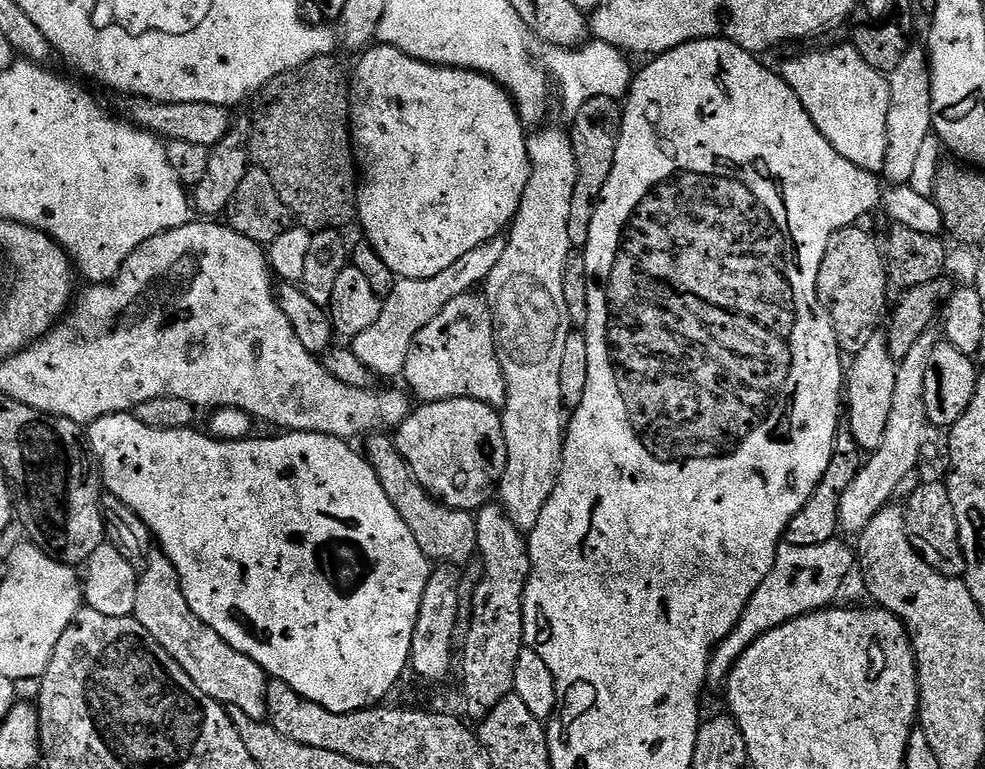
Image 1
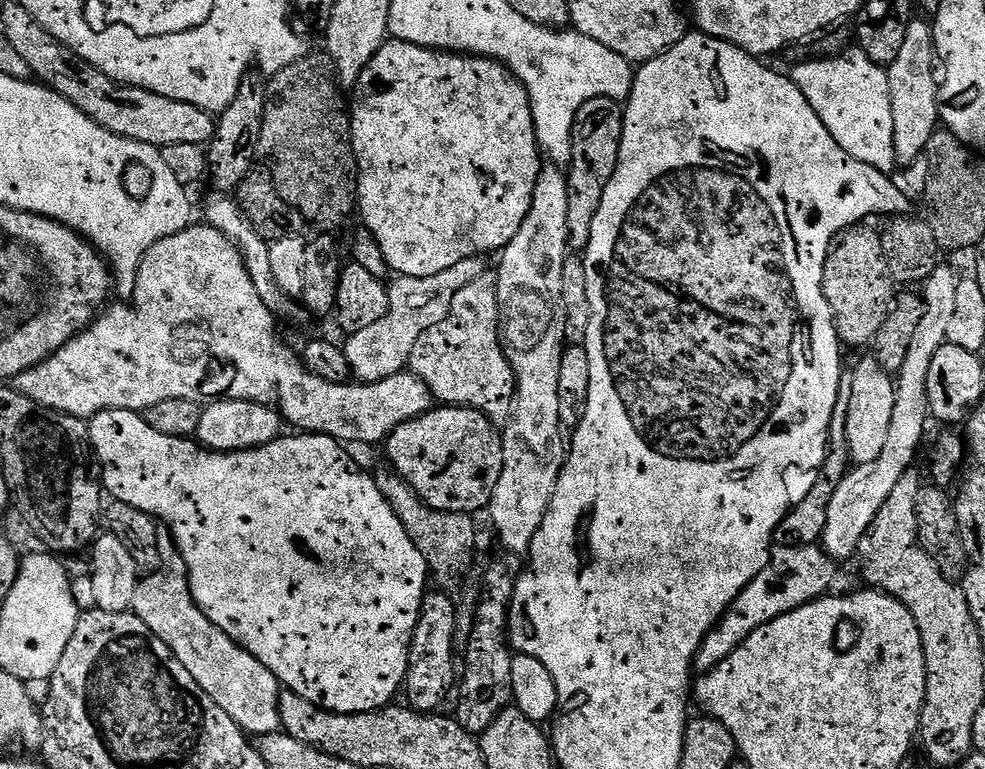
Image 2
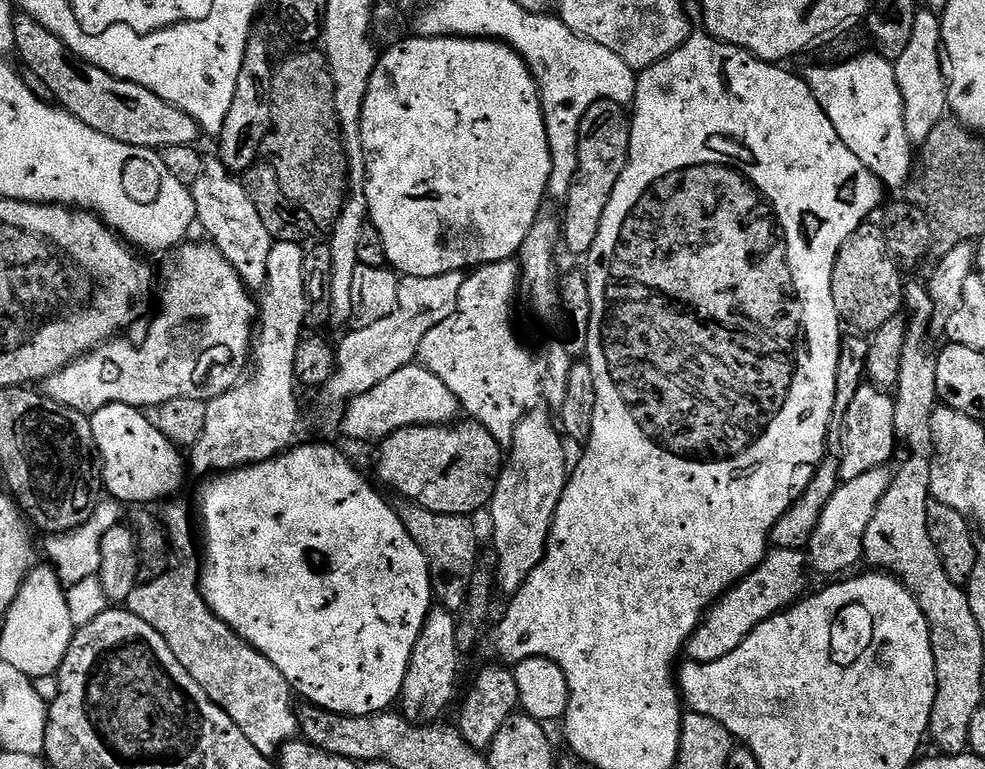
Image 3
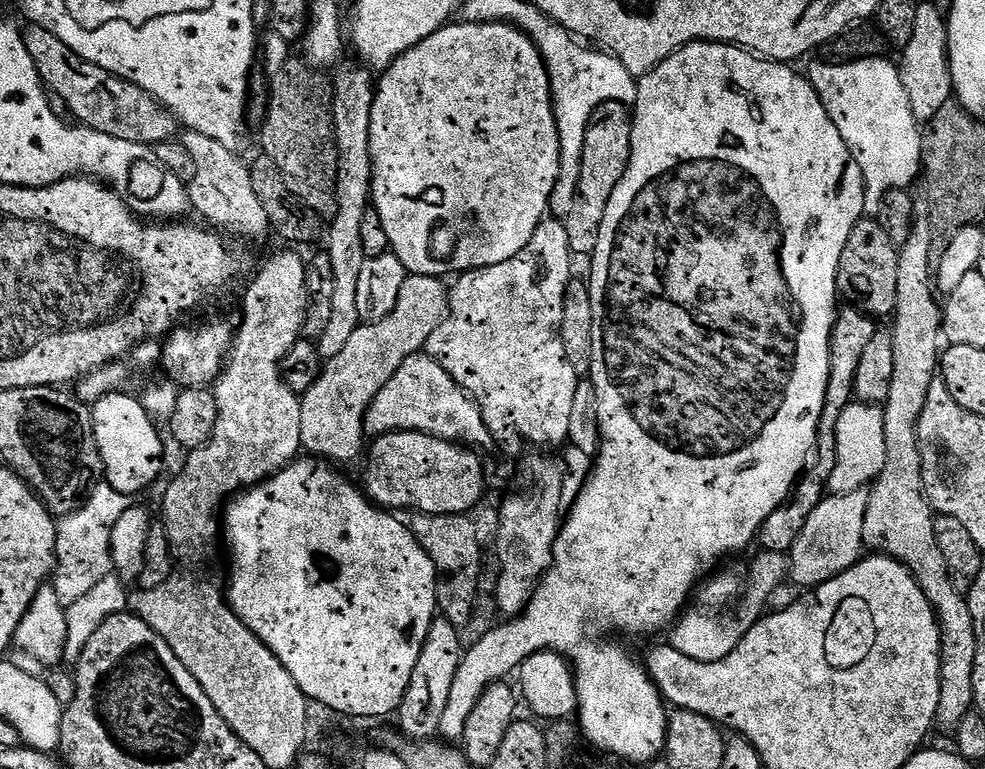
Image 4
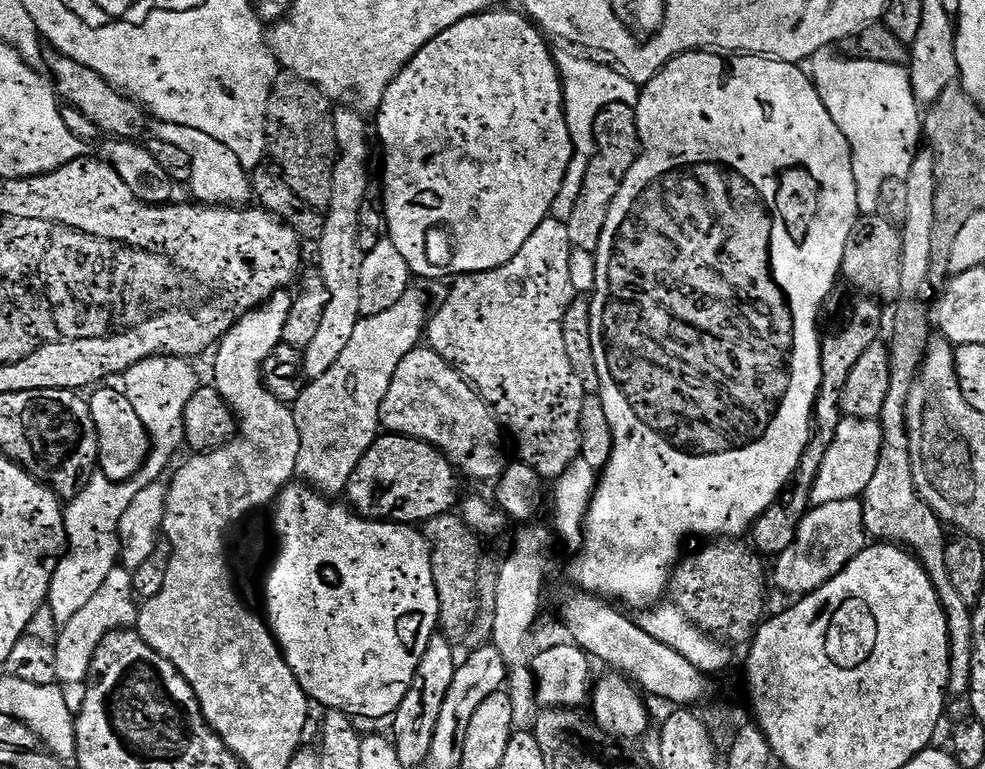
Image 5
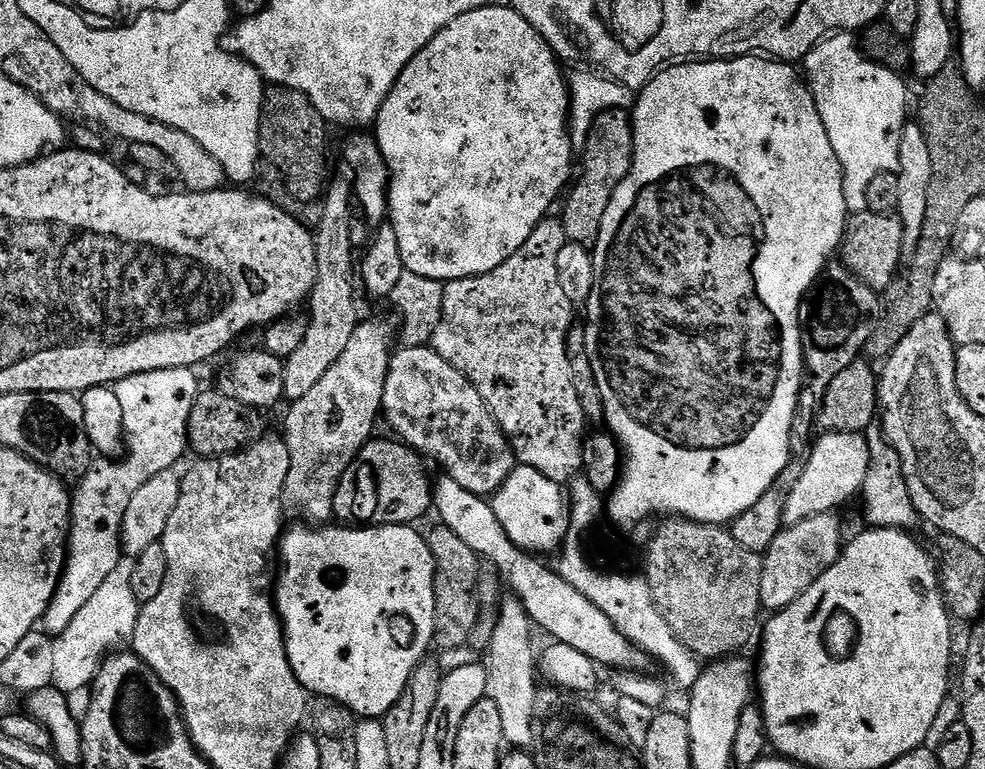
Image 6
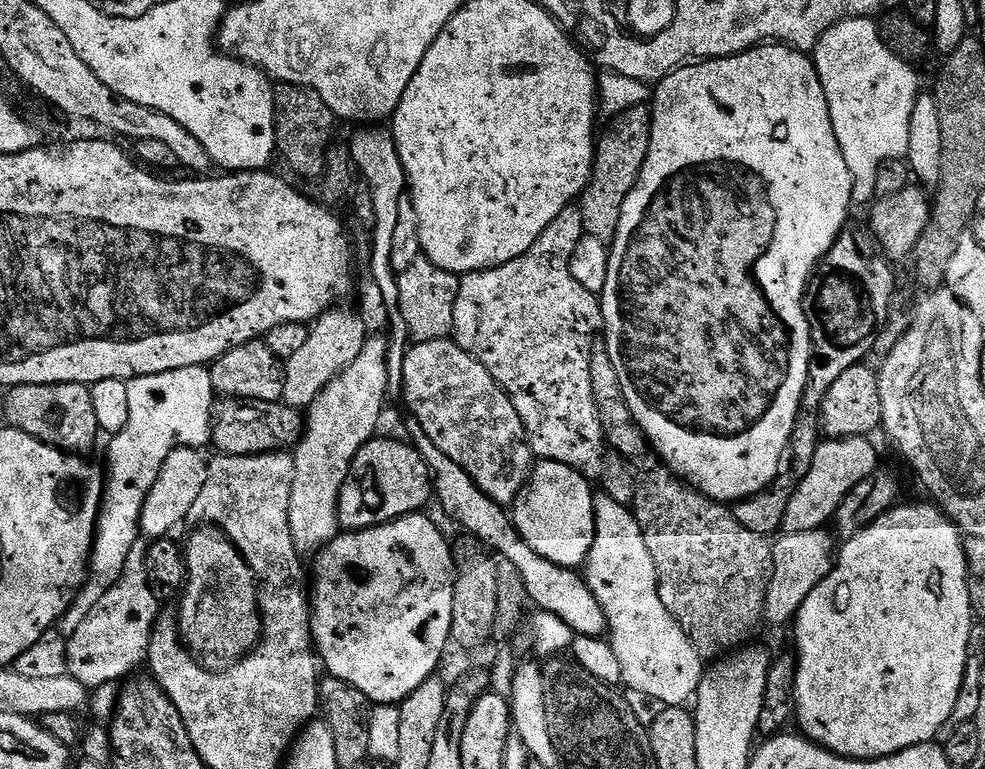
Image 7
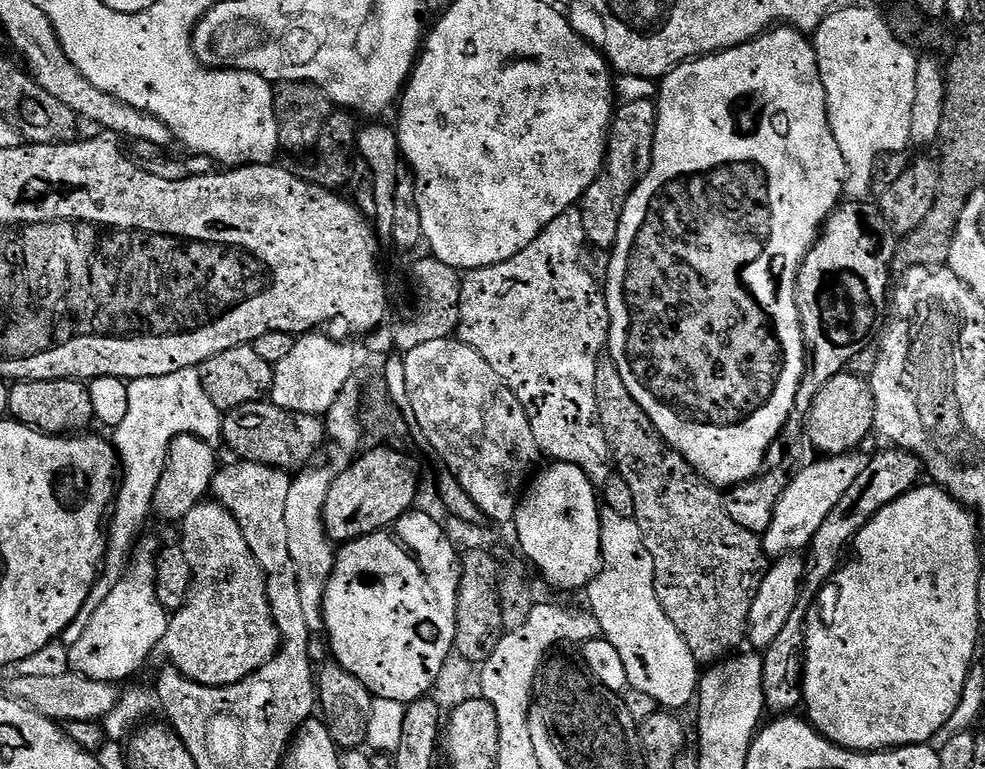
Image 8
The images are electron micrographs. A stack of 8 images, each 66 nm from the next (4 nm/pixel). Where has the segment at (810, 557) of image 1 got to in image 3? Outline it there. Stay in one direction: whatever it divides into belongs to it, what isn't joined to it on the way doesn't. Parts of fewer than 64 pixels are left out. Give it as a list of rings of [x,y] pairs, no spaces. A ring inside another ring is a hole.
[[[773,547],[749,576],[737,582],[705,612],[700,625],[688,640],[687,659],[697,664],[709,664],[718,662],[718,658],[726,658],[730,650],[738,650],[738,646],[742,646],[745,638],[759,624],[792,607],[805,595],[804,587],[808,584],[808,574],[810,575],[810,572],[806,567],[803,551]]]

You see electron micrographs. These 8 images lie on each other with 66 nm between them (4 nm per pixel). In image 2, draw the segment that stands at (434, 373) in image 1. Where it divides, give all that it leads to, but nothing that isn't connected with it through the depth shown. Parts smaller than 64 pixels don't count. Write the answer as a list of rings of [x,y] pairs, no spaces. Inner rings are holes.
[[[495,275],[474,278],[470,286],[462,286],[462,290],[454,294],[450,314],[418,338],[414,354],[408,359],[408,368],[426,382],[441,405],[473,408],[497,426],[511,421],[516,375],[506,358],[504,345],[500,343],[500,307]]]

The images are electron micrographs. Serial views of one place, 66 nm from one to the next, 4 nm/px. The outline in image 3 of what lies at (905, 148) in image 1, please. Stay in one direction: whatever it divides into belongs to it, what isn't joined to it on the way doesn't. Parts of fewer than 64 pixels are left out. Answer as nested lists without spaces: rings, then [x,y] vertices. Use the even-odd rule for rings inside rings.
[[[927,10],[917,11],[914,18],[914,31],[902,58],[894,62],[898,90],[902,96],[906,130],[914,146],[922,146],[934,130],[934,126],[946,119],[948,107],[948,82],[946,79],[946,60],[942,55],[941,17]]]

